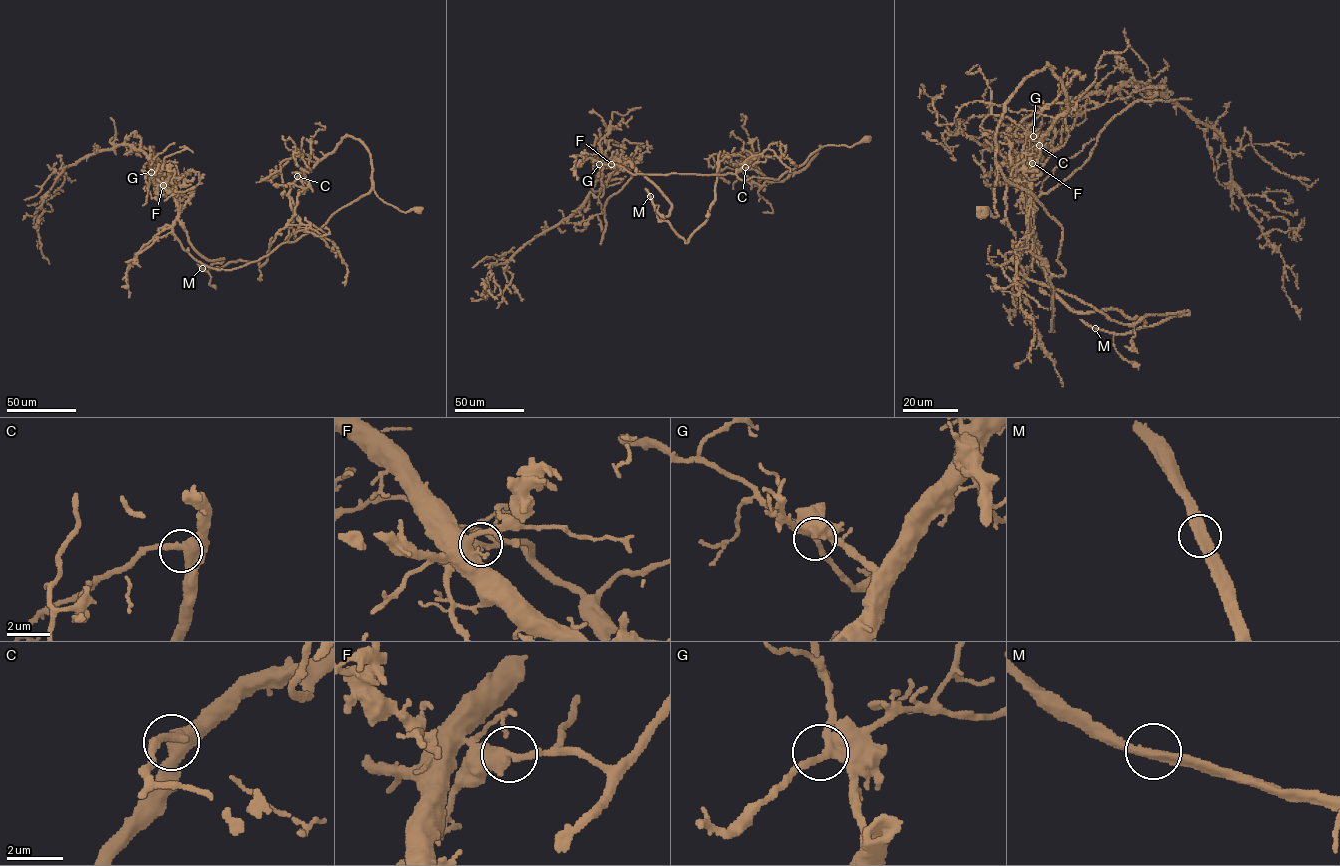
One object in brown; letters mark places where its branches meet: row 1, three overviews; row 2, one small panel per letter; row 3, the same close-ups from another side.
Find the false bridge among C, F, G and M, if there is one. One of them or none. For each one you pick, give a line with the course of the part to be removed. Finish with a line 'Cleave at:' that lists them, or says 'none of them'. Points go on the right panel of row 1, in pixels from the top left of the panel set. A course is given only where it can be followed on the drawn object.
F: Course of the part to remove: (1033, 163), (1051, 331), (1025, 233), (1041, 138), (1076, 104), (1040, 110), (1050, 154), (1066, 114)
Cleave at: F

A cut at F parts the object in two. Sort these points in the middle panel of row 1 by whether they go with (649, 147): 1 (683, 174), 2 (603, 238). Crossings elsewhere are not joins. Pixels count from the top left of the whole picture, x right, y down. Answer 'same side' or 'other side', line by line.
1: other side
2: same side

